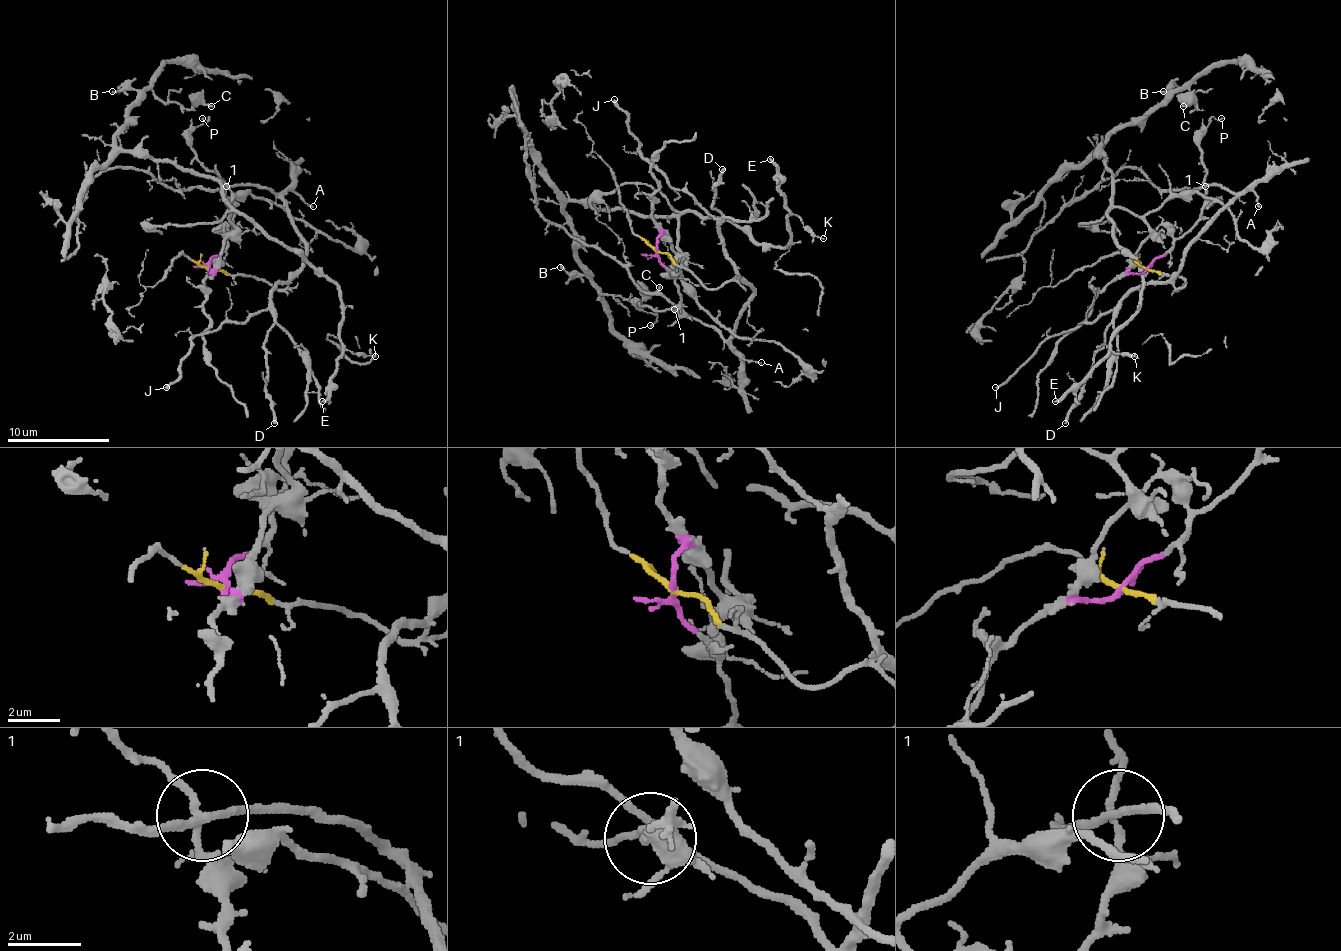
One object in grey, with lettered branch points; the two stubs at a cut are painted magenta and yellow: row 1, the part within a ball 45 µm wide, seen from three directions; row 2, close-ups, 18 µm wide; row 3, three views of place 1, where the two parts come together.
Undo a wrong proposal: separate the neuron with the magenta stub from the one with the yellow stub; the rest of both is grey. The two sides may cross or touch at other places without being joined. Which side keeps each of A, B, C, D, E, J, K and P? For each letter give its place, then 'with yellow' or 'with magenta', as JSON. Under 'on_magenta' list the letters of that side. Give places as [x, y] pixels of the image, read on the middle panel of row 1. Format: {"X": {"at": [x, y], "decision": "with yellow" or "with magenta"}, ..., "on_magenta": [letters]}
{"A": {"at": [761, 362], "decision": "with yellow"}, "B": {"at": [560, 267], "decision": "with magenta"}, "C": {"at": [659, 287], "decision": "with magenta"}, "D": {"at": [722, 169], "decision": "with yellow"}, "E": {"at": [770, 159], "decision": "with magenta"}, "J": {"at": [614, 99], "decision": "with yellow"}, "K": {"at": [823, 238], "decision": "with magenta"}, "P": {"at": [650, 325], "decision": "with magenta"}, "on_magenta": ["B", "C", "E", "K", "P"]}

